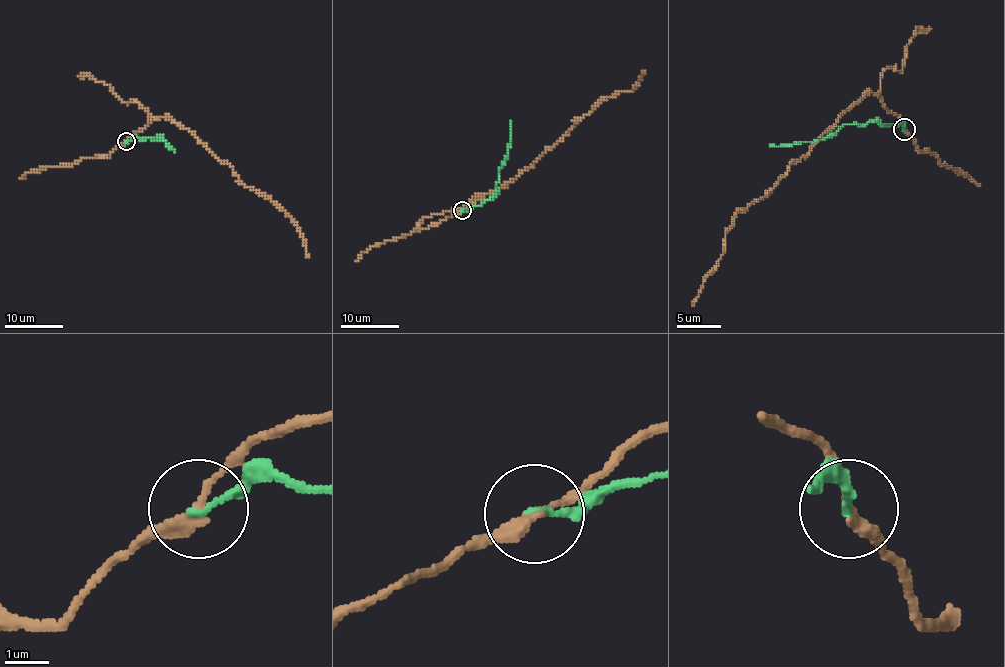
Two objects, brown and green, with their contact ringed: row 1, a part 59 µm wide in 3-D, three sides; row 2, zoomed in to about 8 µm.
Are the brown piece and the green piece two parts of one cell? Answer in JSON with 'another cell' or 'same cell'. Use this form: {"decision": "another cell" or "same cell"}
{"decision": "another cell"}

